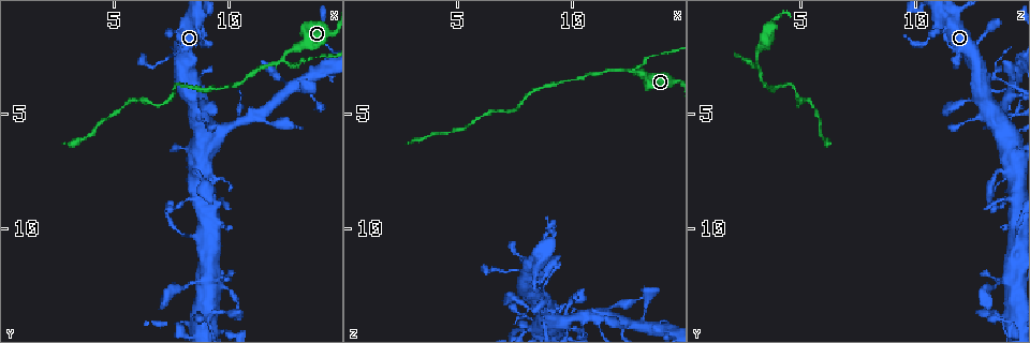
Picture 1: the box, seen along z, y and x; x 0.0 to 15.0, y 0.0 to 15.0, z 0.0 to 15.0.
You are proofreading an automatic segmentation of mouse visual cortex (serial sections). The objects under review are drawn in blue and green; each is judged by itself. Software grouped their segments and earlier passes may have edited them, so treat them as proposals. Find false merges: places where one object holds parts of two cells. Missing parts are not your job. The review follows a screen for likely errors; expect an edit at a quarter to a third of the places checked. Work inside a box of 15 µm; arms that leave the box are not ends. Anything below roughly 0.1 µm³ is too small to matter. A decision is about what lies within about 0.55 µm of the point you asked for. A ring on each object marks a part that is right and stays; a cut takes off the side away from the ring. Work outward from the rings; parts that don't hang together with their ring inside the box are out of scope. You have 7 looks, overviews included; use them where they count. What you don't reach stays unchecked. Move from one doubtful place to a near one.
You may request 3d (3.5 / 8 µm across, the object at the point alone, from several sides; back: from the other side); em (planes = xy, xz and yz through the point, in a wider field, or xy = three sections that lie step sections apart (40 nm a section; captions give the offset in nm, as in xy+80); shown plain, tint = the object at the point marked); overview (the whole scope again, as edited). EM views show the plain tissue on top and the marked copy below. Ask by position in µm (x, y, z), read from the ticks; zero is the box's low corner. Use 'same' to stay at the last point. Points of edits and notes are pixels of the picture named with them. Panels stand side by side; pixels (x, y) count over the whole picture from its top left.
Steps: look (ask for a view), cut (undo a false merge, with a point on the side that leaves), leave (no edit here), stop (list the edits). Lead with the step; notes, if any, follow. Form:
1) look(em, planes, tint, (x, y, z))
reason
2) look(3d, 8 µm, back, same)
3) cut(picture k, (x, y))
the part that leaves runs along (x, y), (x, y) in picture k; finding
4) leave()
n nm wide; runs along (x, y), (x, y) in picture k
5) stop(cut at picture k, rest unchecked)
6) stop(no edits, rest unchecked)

look(3d, 3.5 µm, back, (8.8, 3.5, 13.7))
a narrow waist

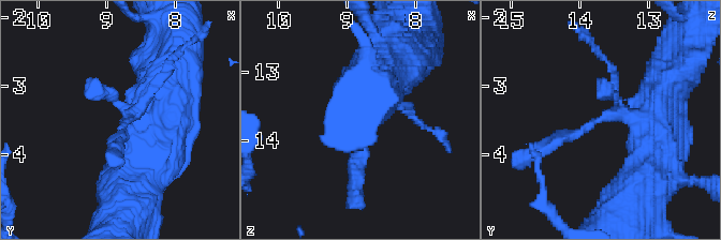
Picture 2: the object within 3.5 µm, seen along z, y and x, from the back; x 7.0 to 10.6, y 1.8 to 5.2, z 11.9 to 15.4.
look(em, xy, step 5, tint, (8.75, 3.55, 13.80))
shape alone is not enough

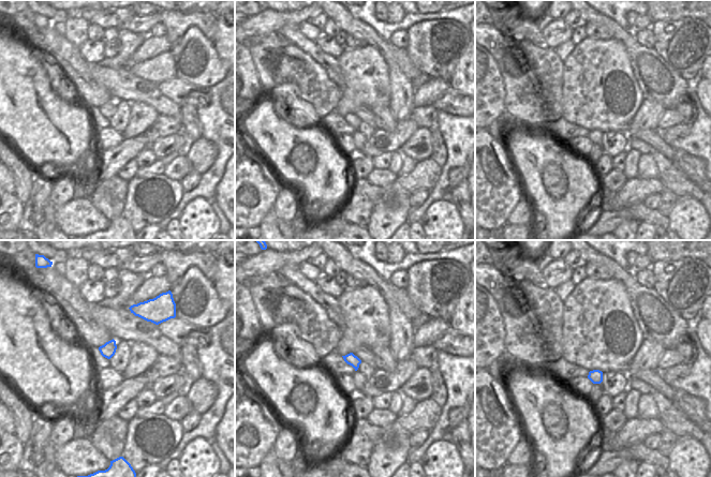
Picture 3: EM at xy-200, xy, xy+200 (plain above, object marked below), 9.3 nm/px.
leave()
runs along (652, 108), (598, 118), (534, 151) in picture 2; all the same cell

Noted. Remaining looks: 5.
look(3d, 3.5 µm, (8.5, 1.0, 11.1))
sudden change in width

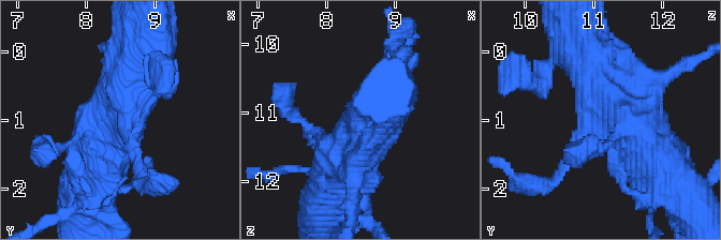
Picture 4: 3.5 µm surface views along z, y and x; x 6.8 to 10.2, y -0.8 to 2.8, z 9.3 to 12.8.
look(em, xy, step 5, tint, (8.60, 0.95, 11.05))

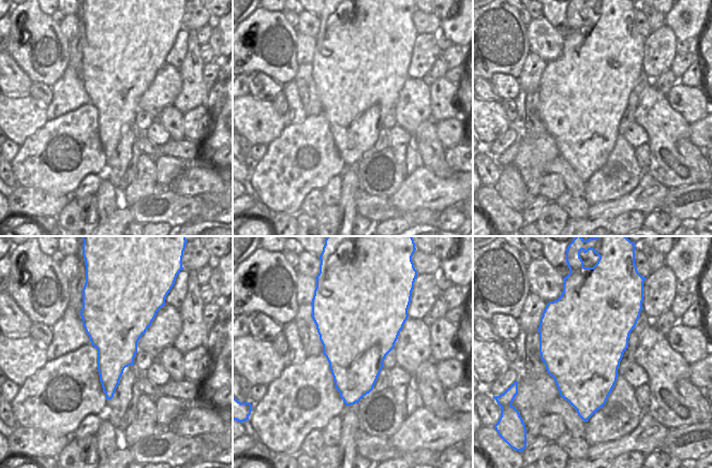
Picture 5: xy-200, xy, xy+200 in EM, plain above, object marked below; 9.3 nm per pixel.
look(em, xy, step 2, tint, same)
another direction

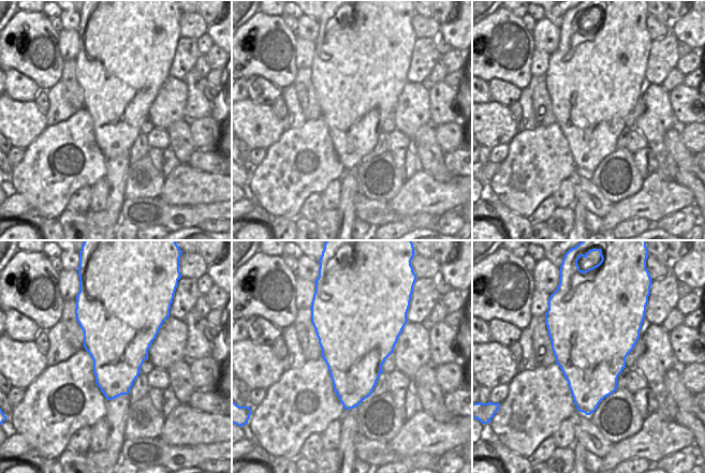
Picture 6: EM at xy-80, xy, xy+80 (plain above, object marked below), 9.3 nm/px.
leave()
700 nm wide; runs along (644, 138), (617, 102), (559, 175) in picture 4; continuous, no second cell

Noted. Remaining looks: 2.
look(3d, 3.5 µm, (8.3, 10.3, 14.4))
calibre changes

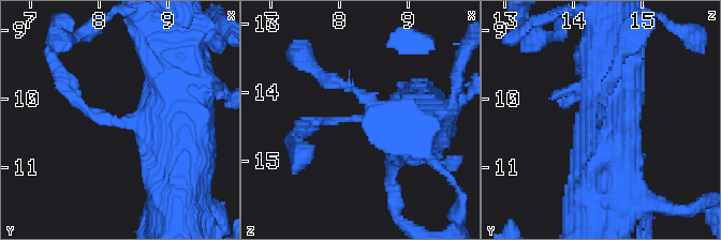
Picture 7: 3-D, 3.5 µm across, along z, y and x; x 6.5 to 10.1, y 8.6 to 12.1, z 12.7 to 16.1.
look(em, planes, tint, (8.30, 10.35, 14.35))
need the tissue

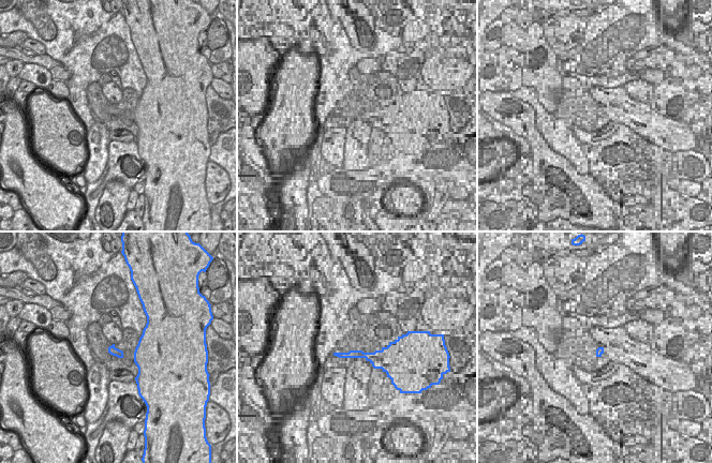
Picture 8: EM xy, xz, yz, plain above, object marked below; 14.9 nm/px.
leave()
runs along (414, 129), (365, 118), (306, 129) in picture 7; continuous, no second cell

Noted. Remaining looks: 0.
stop(no edits, rest unchecked)

